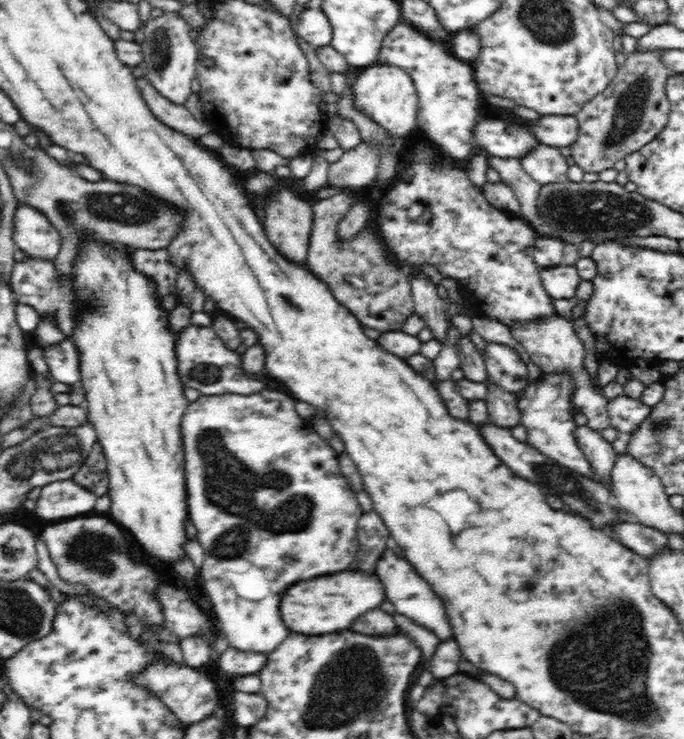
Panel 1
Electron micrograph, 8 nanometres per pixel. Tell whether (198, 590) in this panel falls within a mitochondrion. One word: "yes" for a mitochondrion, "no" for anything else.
no

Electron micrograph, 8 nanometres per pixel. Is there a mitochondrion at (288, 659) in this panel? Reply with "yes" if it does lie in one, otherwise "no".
no

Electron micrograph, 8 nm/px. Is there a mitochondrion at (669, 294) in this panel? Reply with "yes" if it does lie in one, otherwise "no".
no

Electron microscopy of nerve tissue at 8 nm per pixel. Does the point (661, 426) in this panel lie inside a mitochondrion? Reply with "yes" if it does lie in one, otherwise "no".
yes

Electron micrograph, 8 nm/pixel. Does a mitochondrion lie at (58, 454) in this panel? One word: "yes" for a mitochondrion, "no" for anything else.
yes

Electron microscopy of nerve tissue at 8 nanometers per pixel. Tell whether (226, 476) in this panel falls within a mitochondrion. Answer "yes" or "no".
yes

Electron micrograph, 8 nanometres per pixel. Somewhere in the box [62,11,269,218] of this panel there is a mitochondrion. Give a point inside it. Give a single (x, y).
(159, 37)

